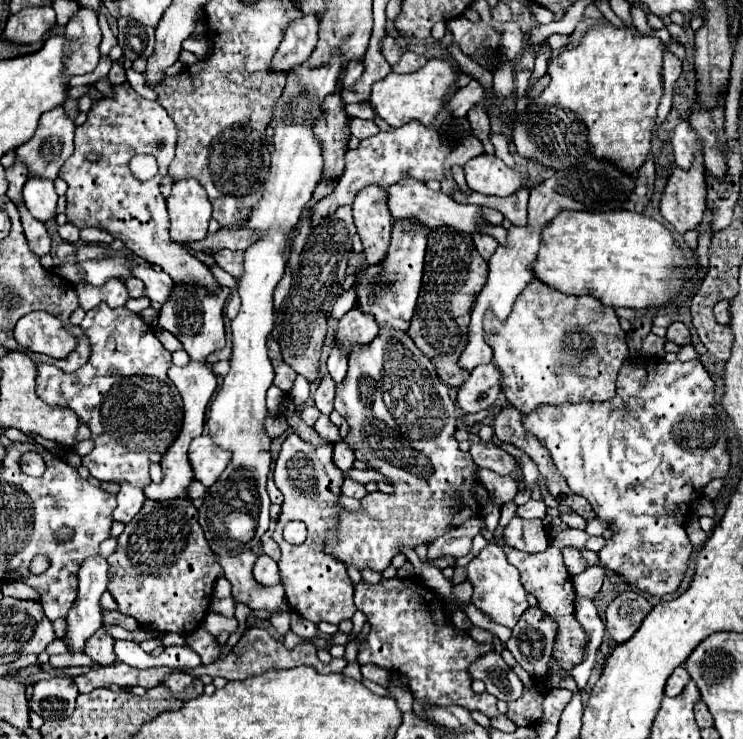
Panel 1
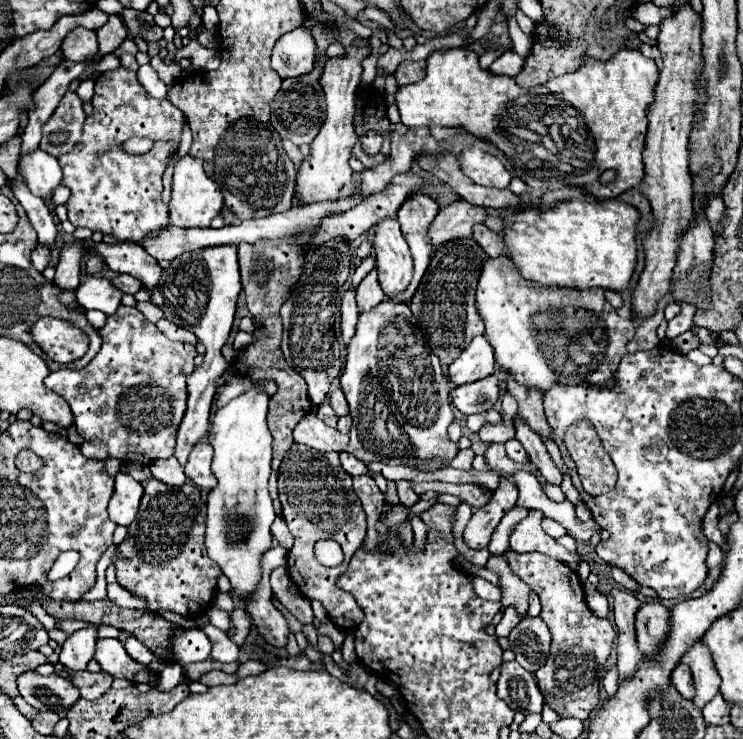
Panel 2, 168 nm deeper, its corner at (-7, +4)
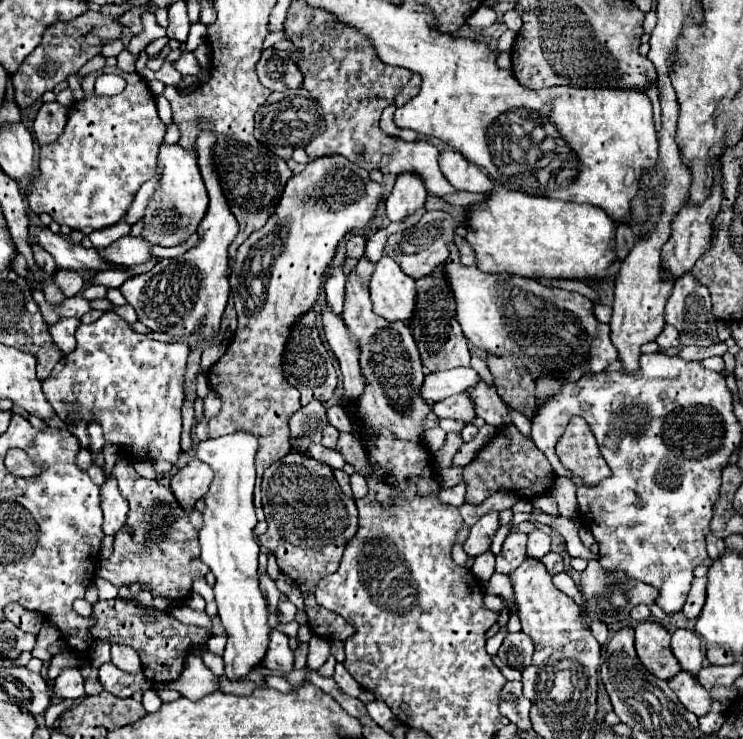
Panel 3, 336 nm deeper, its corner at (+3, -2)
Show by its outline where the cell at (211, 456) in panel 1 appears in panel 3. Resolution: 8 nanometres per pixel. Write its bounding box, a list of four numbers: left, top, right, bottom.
[170,456,212,510]

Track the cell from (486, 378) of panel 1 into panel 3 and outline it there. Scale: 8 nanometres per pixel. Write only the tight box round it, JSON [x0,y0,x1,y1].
[432,392,476,422]

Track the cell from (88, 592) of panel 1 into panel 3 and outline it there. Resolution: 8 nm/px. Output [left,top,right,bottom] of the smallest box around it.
[54,666,84,700]

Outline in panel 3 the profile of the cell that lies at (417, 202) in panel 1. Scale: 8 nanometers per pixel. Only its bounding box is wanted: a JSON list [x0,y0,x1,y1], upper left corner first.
[208,156,384,508]

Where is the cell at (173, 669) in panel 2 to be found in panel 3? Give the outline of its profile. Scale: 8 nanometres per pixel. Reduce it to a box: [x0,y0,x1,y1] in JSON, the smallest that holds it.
[142,690,162,712]

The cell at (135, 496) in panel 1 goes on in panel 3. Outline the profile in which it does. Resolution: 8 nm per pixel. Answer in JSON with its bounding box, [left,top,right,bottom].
[102,478,128,536]

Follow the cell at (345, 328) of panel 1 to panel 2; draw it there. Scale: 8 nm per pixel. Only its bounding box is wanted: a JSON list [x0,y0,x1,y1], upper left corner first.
[356,270,384,310]

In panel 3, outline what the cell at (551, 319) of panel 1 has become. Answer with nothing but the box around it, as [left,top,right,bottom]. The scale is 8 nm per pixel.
[446,246,618,382]

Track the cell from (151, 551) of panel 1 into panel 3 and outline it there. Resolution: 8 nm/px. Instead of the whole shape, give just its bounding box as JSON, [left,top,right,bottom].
[98,458,210,604]

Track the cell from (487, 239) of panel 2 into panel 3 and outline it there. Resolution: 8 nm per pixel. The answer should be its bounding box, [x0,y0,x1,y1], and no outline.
[454,236,476,266]

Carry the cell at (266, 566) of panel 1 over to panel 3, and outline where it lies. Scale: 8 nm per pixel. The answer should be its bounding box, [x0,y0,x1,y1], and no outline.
[278,600,296,624]

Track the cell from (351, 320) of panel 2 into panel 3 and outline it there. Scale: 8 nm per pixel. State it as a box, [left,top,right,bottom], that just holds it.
[324,268,346,316]

